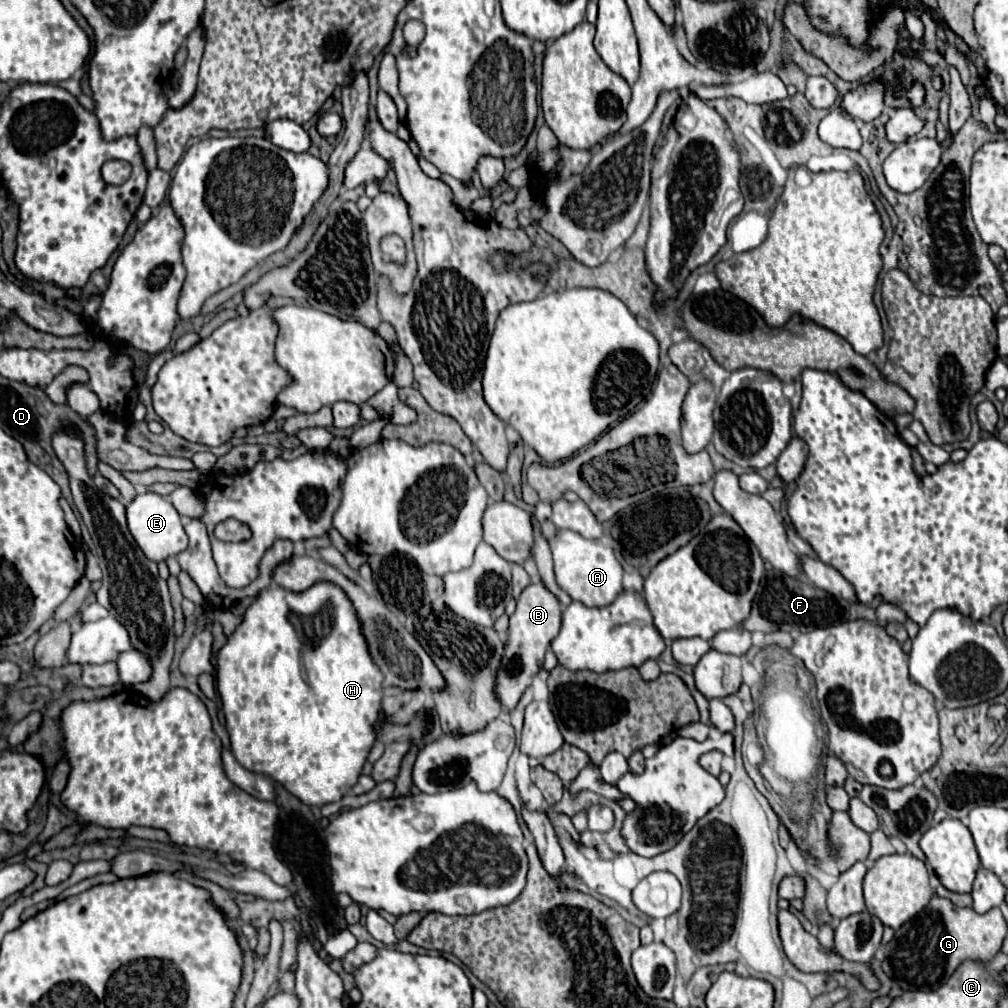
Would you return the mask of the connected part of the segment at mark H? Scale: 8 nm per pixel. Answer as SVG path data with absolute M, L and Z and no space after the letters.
M315 582L311 588L307 588L303 592L289 592L289 590L283 590L281 586L271 584L269 588L265 588L257 594L255 602L245 610L241 624L227 638L225 646L217 652L215 682L217 682L217 692L221 696L221 702L223 702L225 728L229 732L233 756L237 758L237 762L243 768L247 768L249 772L255 772L255 774L269 776L271 780L285 786L293 796L297 796L307 806L323 806L323 804L341 800L357 784L361 768L363 768L363 764L369 756L369 750L377 738L375 726L379 722L381 702L385 696L383 678L385 678L383 672L379 670L379 666L371 658L369 644L367 644L365 634L363 634L363 624L357 616L357 610L341 586L337 586L333 582Z

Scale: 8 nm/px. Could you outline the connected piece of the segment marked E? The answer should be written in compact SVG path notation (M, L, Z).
M157 492L137 494L127 504L127 526L129 526L129 532L135 538L137 546L143 550L143 554L149 560L161 562L167 556L177 556L179 552L183 552L183 548L187 548L187 534L183 530L181 516L177 514L175 506Z

